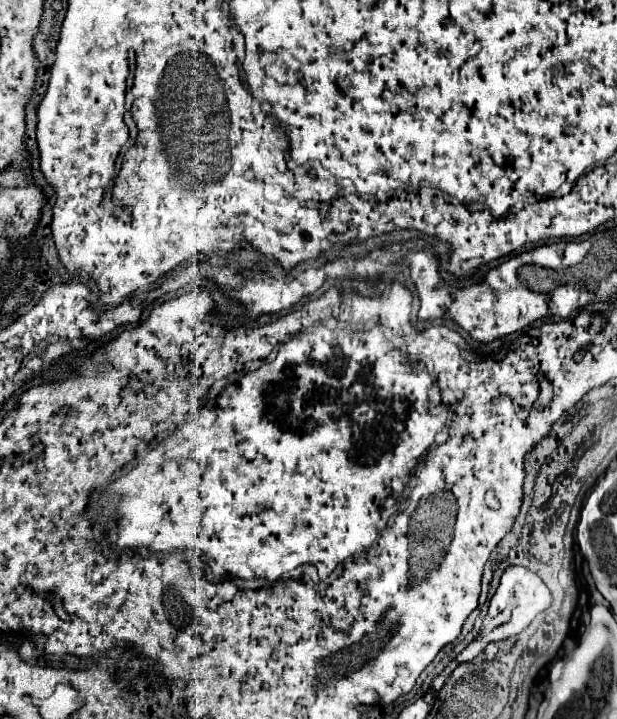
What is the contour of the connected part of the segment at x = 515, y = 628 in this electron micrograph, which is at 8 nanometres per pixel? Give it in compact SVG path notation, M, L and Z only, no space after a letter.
M507 567L507 569L503 571L503 575L501 575L501 583L499 583L499 587L497 587L495 595L491 597L491 605L489 605L489 611L487 611L487 615L485 615L485 619L483 619L483 629L481 629L481 633L479 633L479 635L477 635L477 637L475 637L475 639L473 639L473 641L471 641L471 643L469 643L469 645L467 645L467 647L465 647L465 649L463 649L463 651L461 651L461 653L459 653L459 655L457 655L457 657L455 657L455 659L449 663L449 665L447 665L443 672L438 675L438 686L436 688L432 688L430 686L430 688L441 689L457 665L461 665L461 663L467 663L467 661L473 661L473 659L477 657L477 653L481 653L481 651L483 651L483 649L485 649L485 647L487 647L491 641L503 641L503 639L509 639L509 637L515 637L515 635L519 635L519 633L521 633L521 631L523 631L523 629L525 629L525 627L527 627L527 625L529 625L529 623L531 623L531 621L533 621L533 619L535 619L535 617L537 617L541 611L545 611L549 605L551 605L551 593L549 593L549 589L545 587L545 583L543 583L543 581L541 581L541 579L539 579L539 577L537 577L533 571L529 571L529 569L525 569L525 567Z

